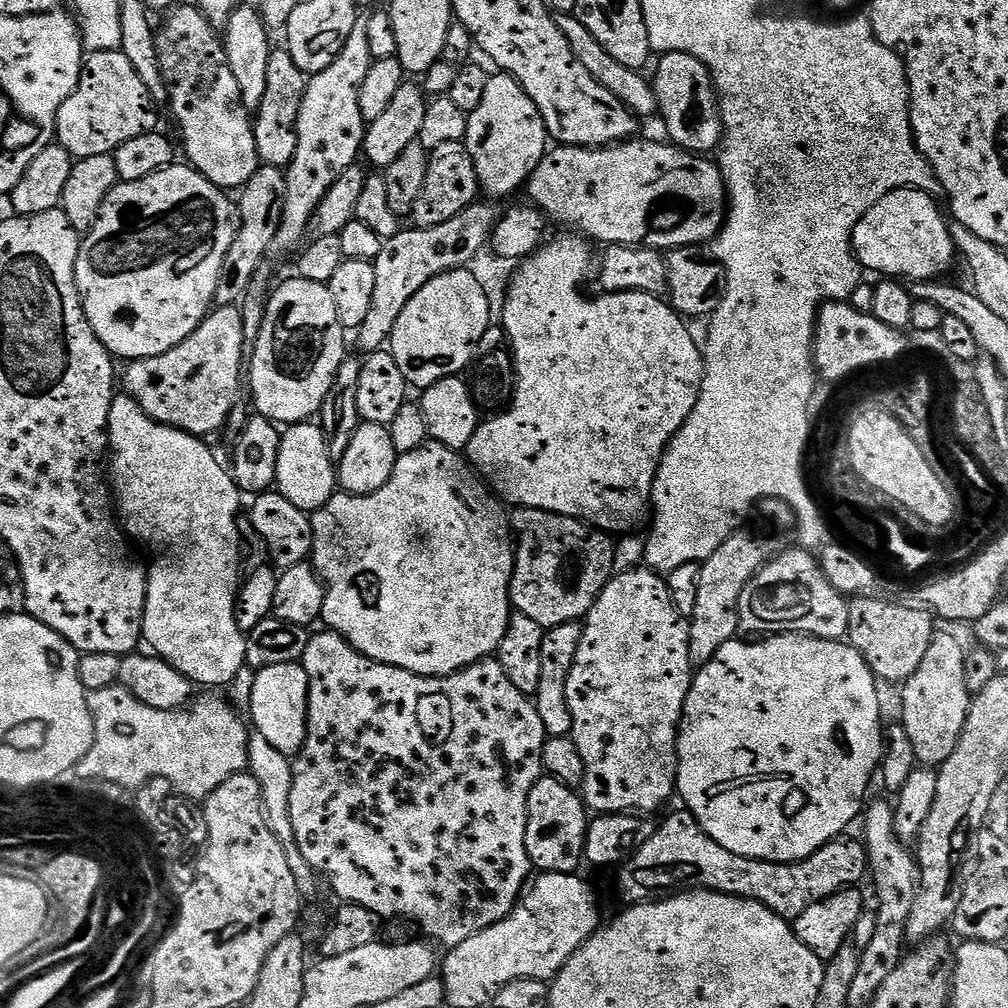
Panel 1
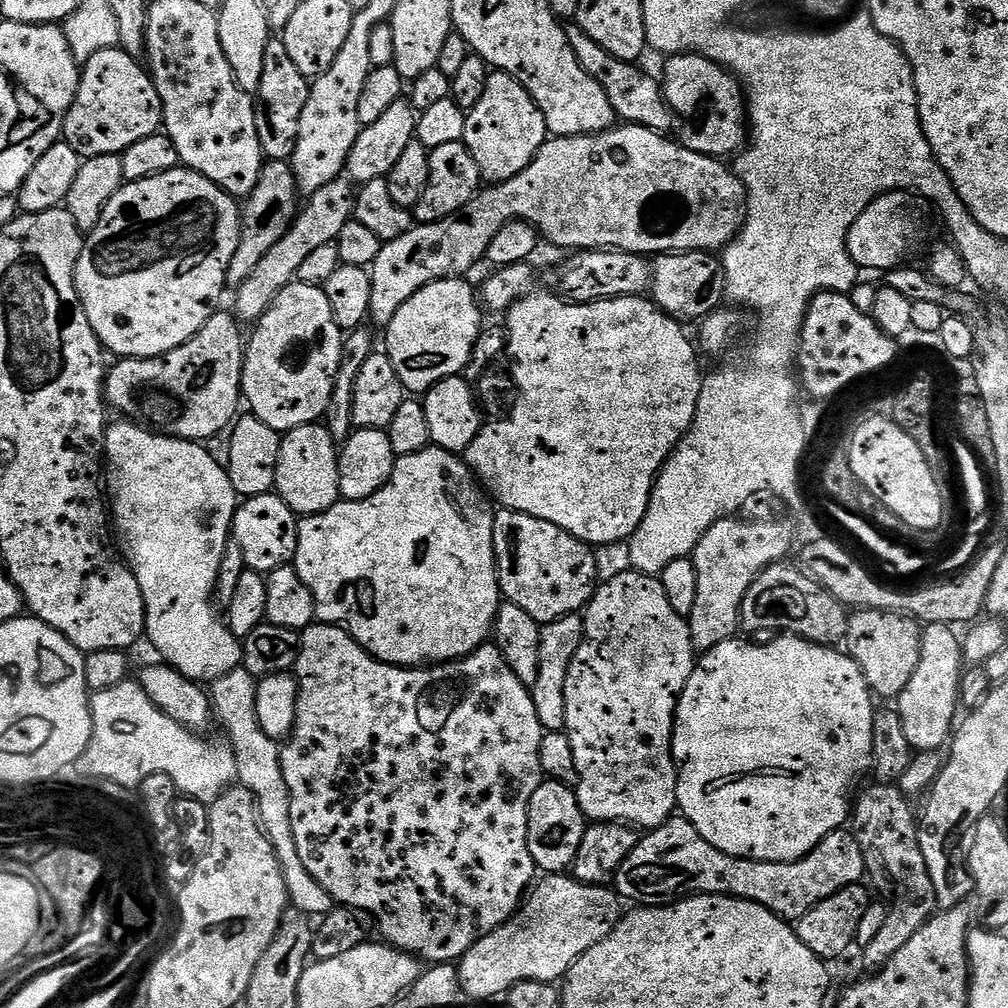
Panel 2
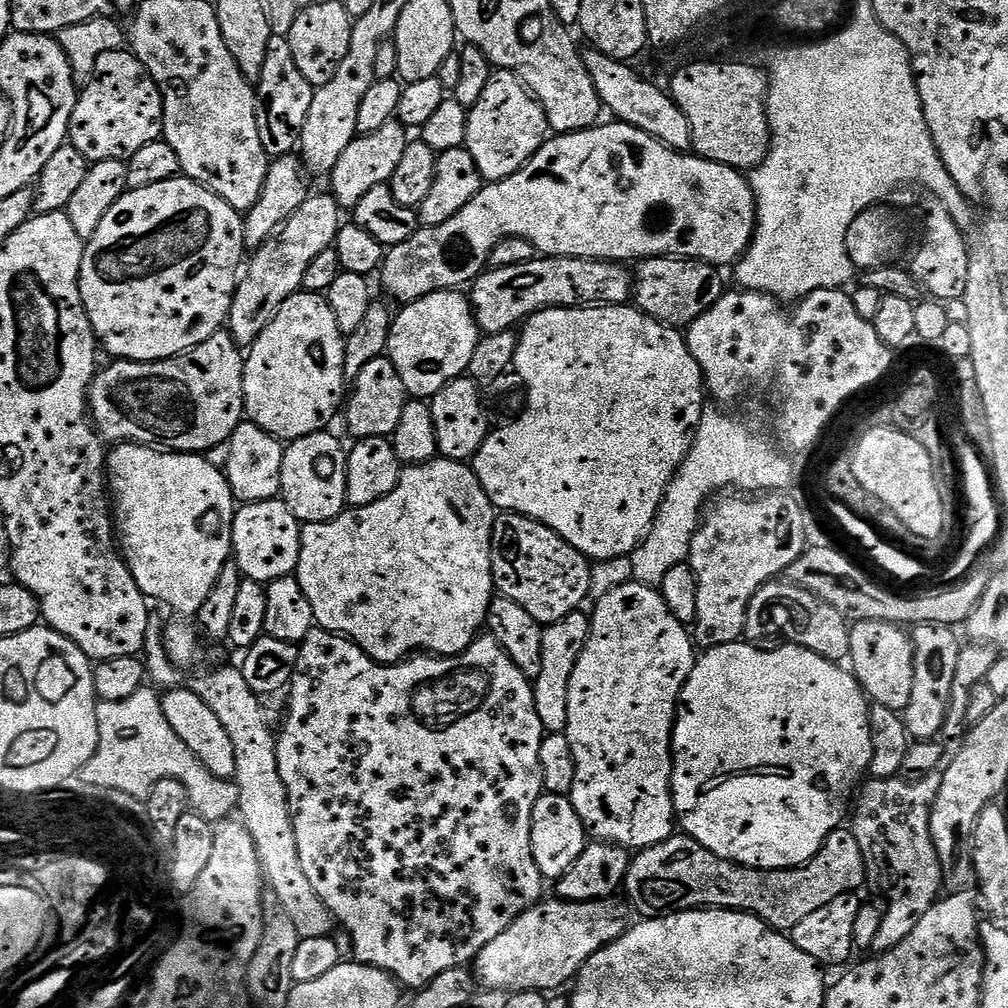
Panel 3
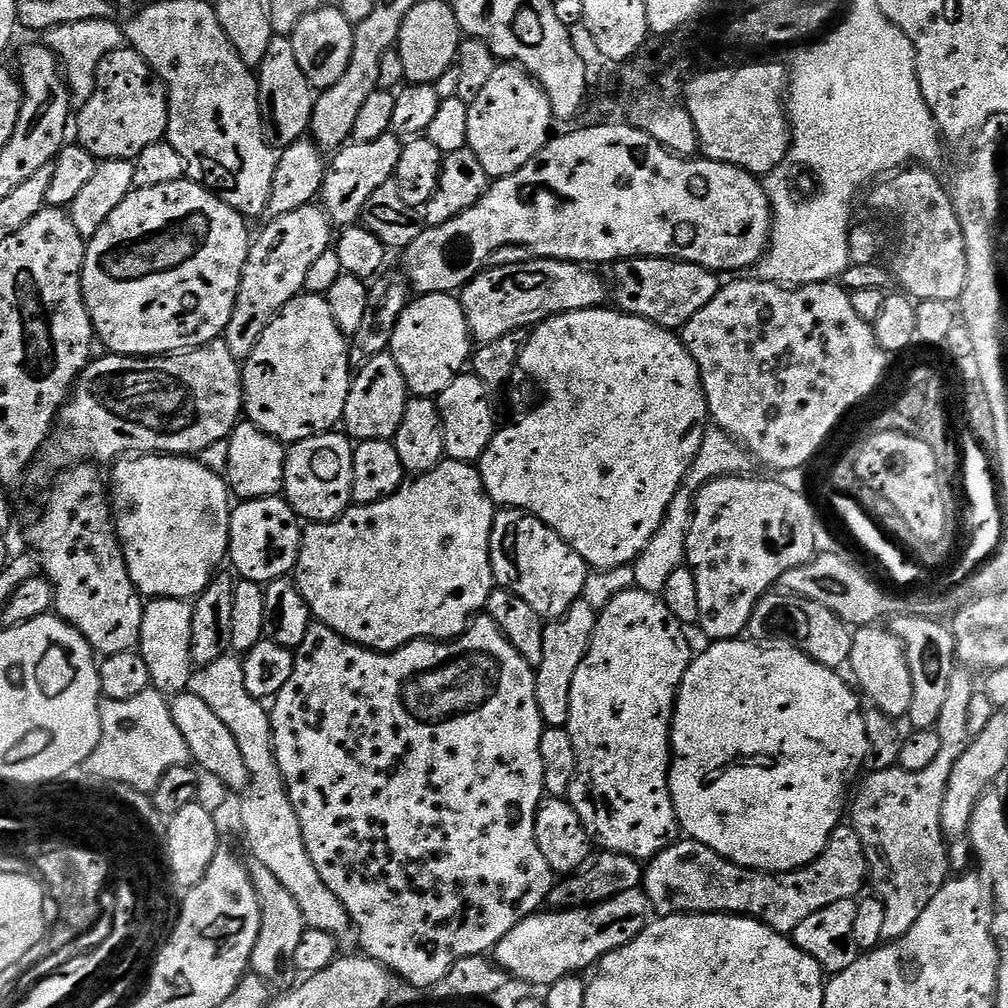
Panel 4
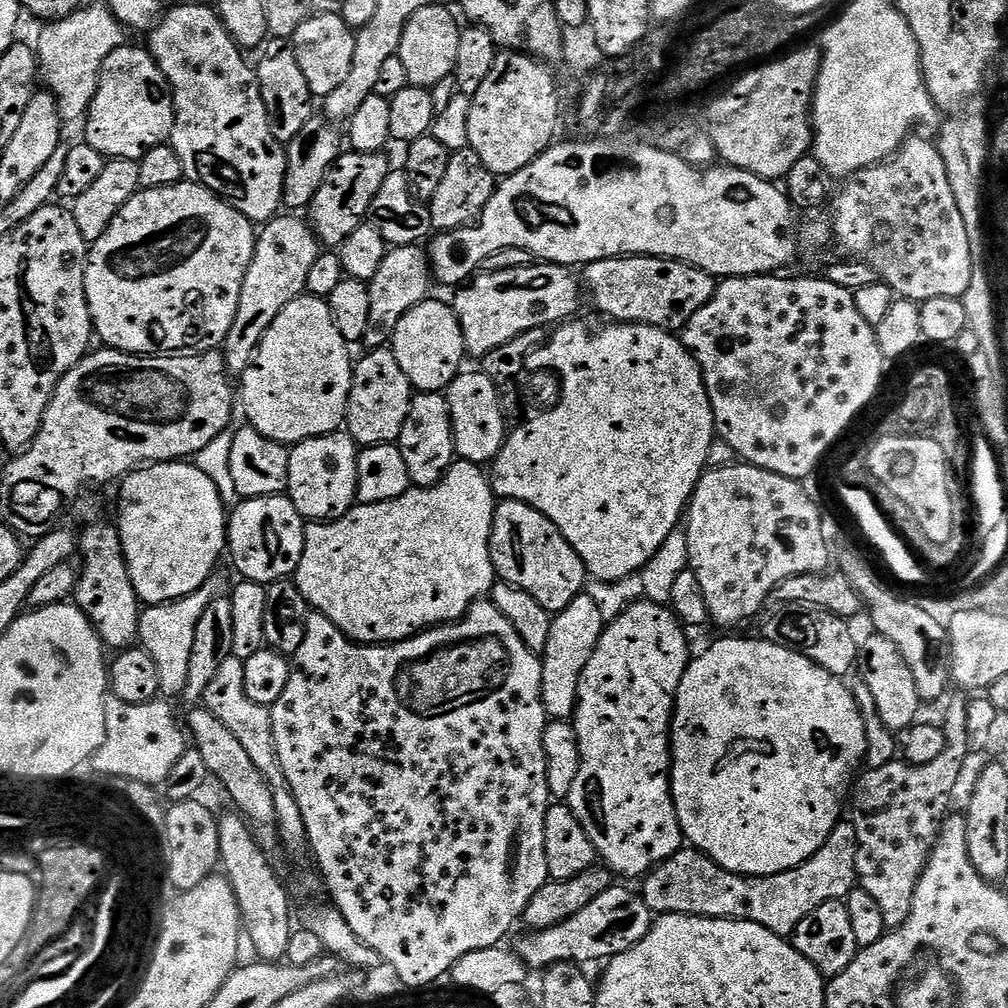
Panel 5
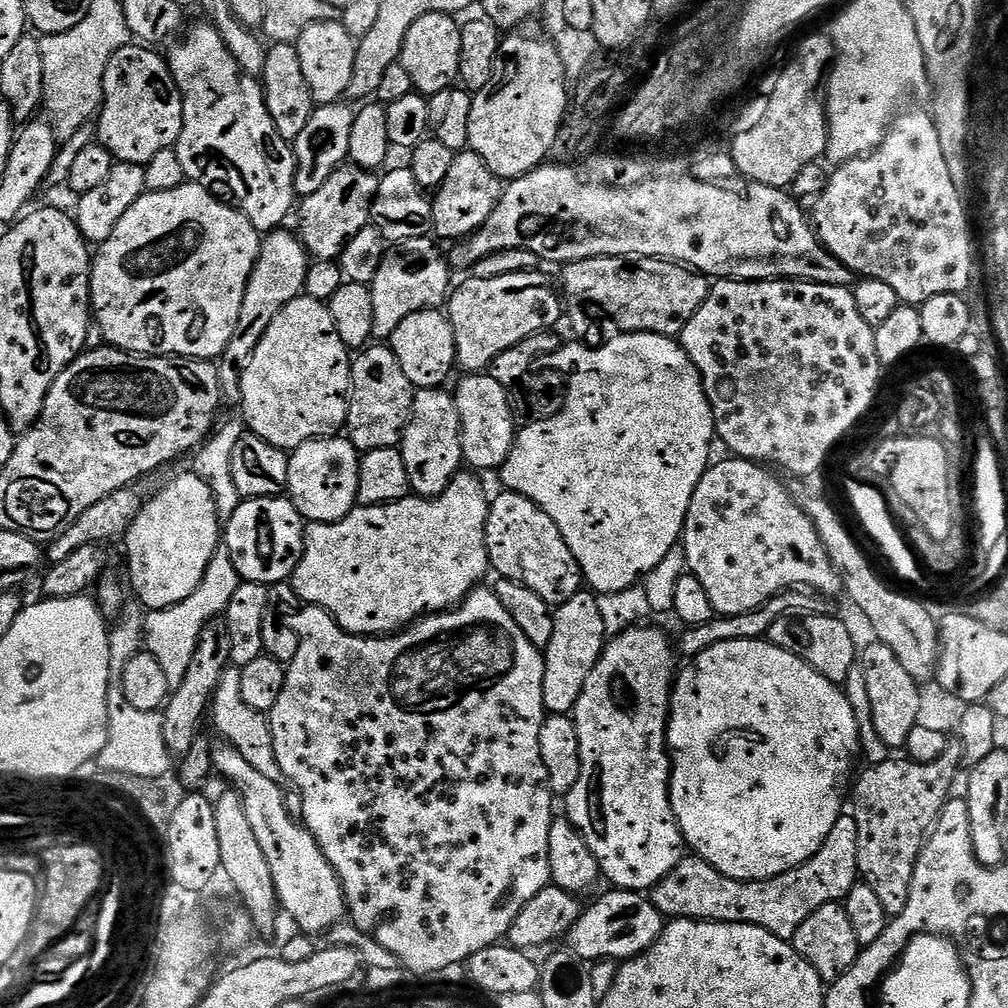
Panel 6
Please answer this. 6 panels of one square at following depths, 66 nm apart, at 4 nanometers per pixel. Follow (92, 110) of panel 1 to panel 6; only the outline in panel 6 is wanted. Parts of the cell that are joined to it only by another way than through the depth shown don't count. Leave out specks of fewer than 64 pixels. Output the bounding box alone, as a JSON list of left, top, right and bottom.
[95,42,184,164]

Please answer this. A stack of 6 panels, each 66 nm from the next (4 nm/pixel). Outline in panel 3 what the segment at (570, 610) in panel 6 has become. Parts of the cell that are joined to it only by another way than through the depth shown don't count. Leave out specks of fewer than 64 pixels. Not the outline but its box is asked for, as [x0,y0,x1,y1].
[533,610,591,734]

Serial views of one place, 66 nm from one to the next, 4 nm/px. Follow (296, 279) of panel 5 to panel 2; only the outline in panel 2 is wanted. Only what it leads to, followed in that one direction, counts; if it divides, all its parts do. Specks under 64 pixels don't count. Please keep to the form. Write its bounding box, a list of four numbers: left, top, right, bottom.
[234,178,354,322]

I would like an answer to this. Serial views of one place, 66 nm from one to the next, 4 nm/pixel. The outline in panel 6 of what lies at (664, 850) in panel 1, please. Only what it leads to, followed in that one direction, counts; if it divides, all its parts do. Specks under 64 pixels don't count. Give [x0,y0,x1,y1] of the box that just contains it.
[650,814,858,941]

